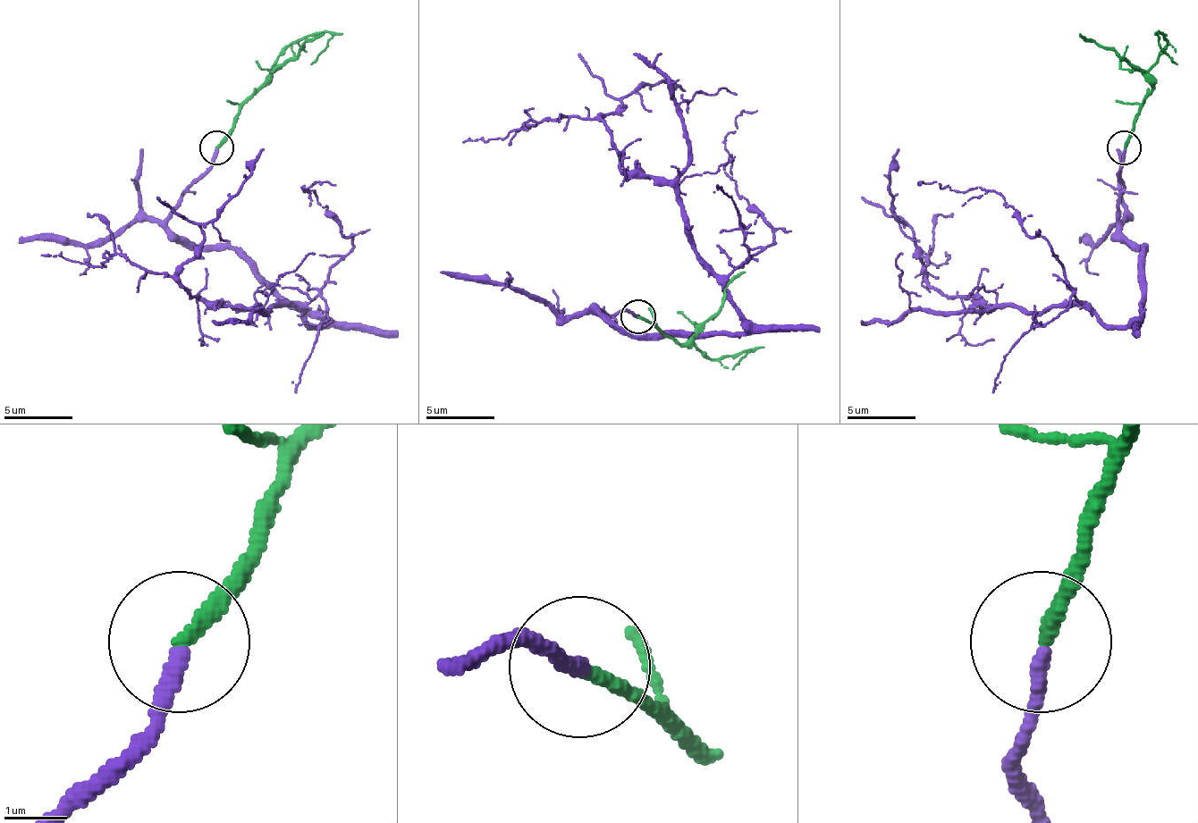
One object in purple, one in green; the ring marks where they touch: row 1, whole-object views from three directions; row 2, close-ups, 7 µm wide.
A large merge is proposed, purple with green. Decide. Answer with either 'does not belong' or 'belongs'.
belongs

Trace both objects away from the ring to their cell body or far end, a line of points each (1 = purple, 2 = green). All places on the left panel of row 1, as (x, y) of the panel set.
1: (215, 150), (168, 225), (206, 248), (236, 248), (318, 323), (294, 306), (208, 306), (178, 283), (264, 150)
2: (215, 146), (240, 105), (260, 85), (291, 45), (324, 34), (328, 47), (311, 64)

